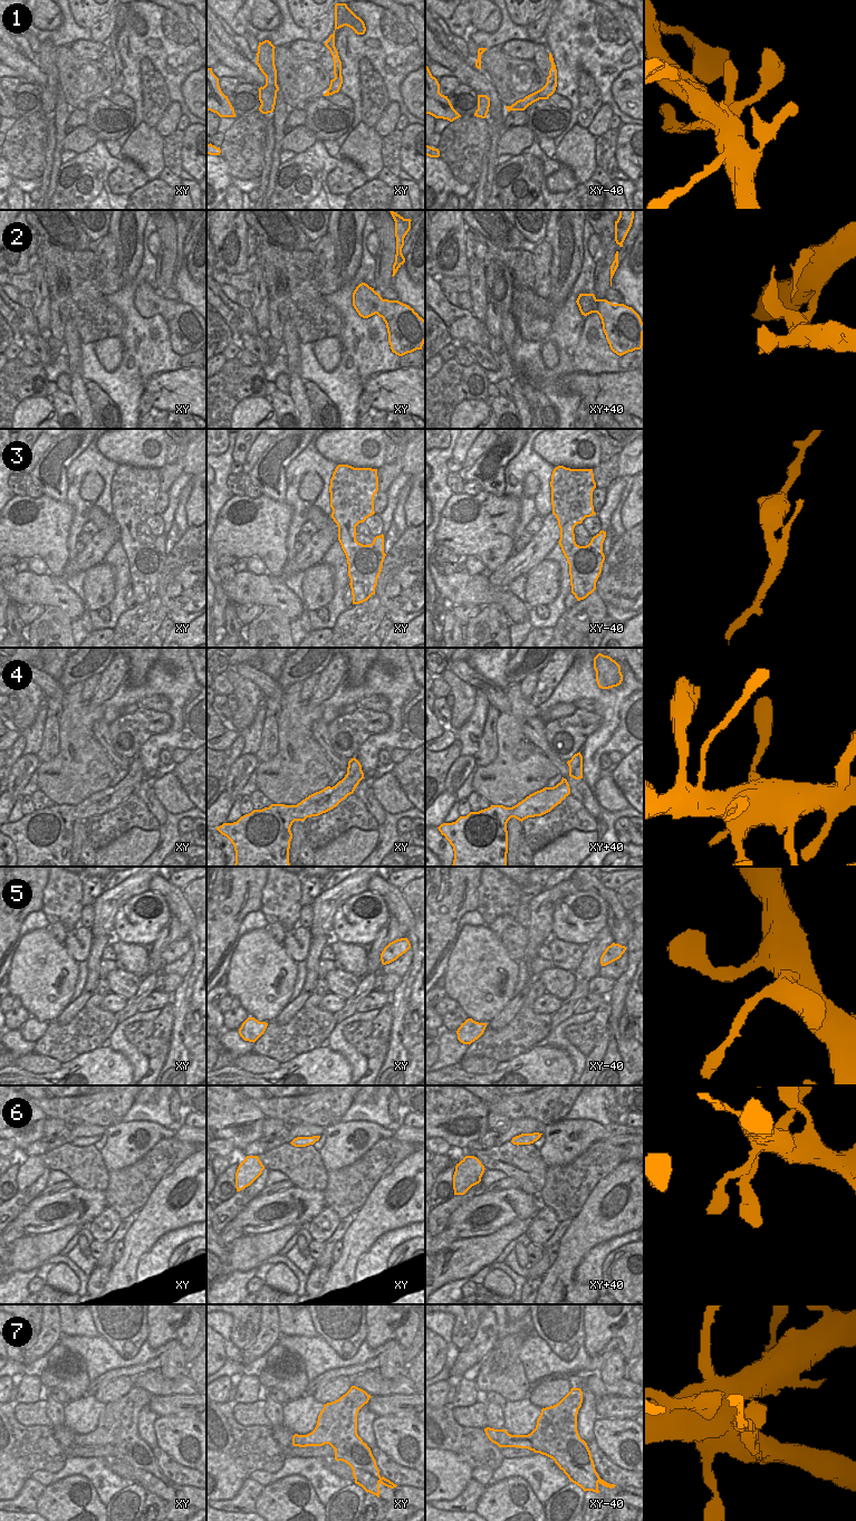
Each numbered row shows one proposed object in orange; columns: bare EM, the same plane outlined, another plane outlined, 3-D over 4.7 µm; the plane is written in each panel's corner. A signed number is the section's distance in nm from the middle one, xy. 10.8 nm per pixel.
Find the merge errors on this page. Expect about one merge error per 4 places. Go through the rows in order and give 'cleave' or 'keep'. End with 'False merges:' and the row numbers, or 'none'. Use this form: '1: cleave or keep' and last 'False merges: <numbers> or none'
1: keep
2: keep
3: keep
4: keep
5: cleave
6: keep
7: cleave
False merges: 5, 7

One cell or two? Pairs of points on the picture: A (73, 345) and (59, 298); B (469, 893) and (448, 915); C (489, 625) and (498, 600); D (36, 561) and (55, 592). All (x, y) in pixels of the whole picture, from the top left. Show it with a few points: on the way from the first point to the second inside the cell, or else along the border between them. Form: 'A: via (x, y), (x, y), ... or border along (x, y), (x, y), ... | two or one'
A: border along (68, 318), (65, 325), (64, 341) | two
B: via (465, 900), (463, 907), (458, 912), (454, 912) | one
C: border along (482, 605), (497, 605), (511, 623) | two
D: border along (29, 557), (38, 555), (51, 572) | two

